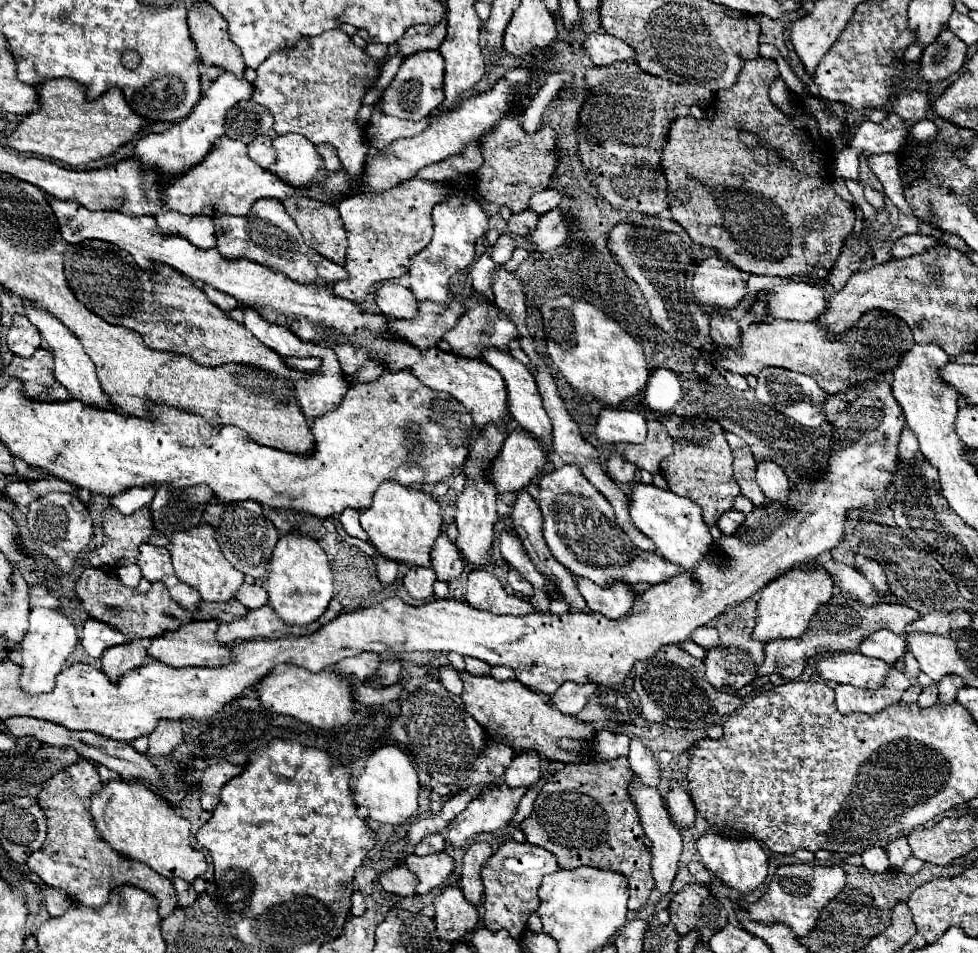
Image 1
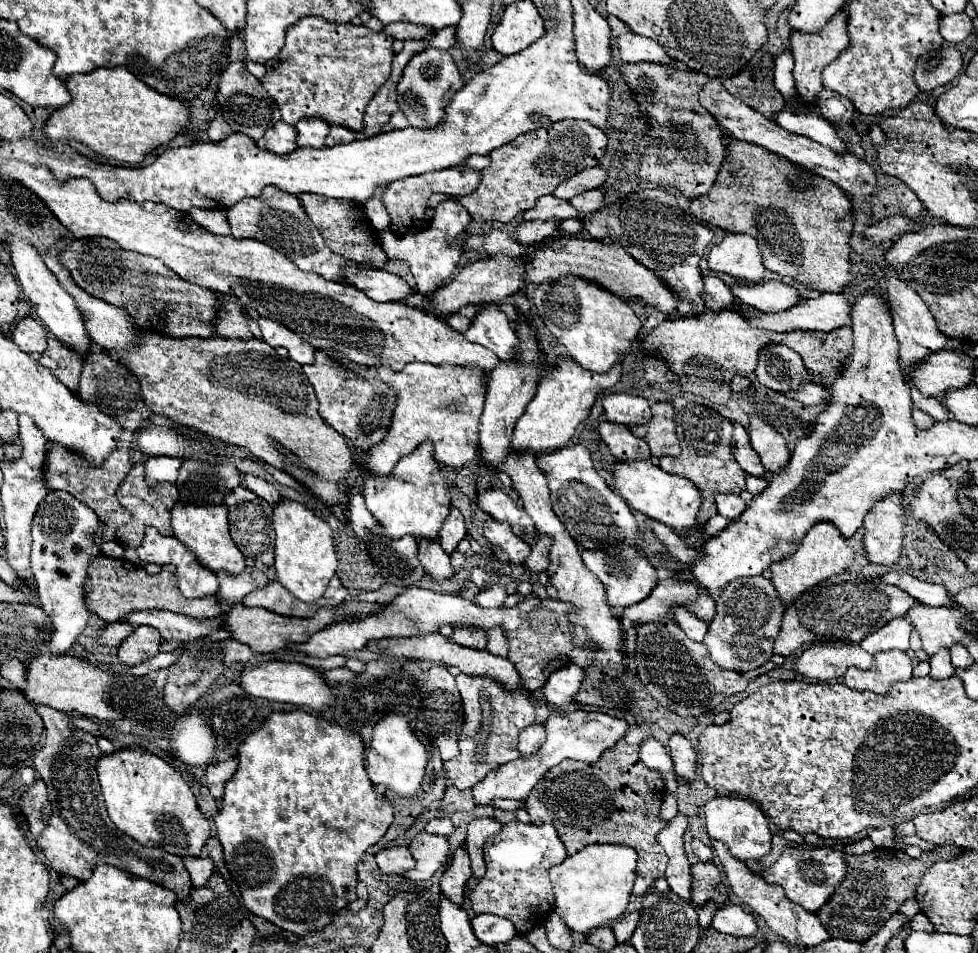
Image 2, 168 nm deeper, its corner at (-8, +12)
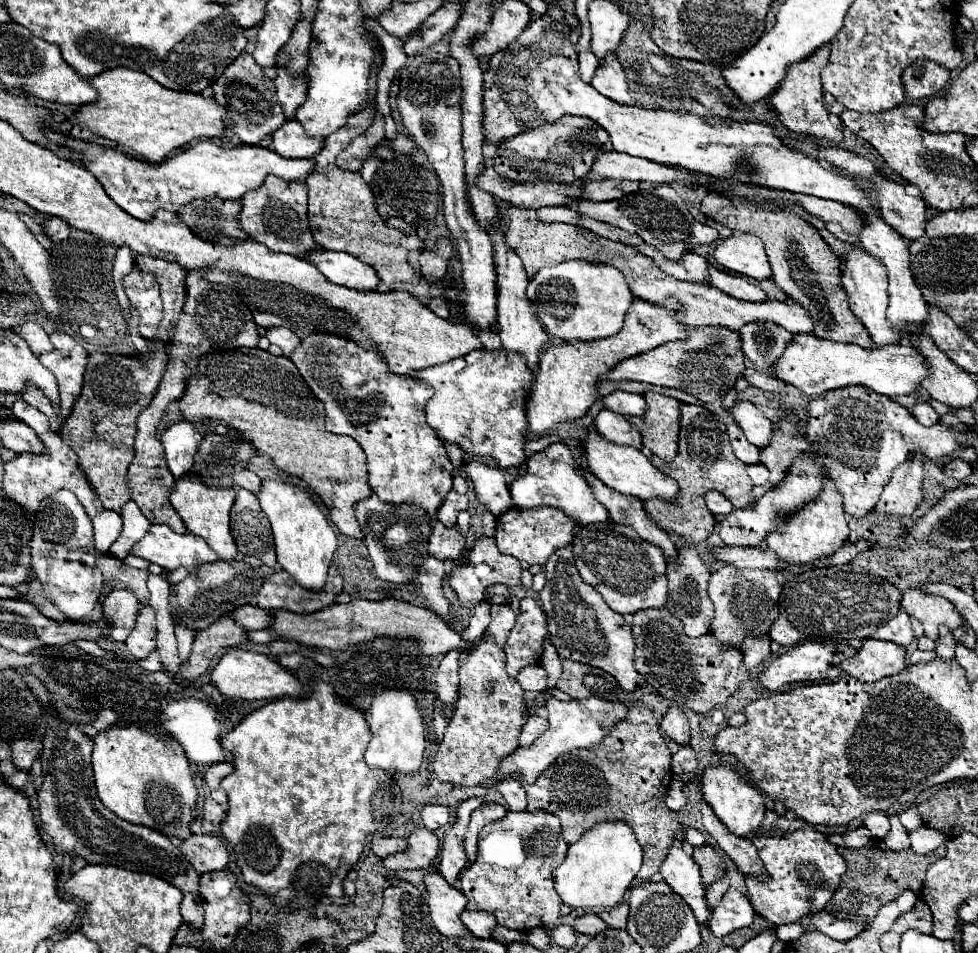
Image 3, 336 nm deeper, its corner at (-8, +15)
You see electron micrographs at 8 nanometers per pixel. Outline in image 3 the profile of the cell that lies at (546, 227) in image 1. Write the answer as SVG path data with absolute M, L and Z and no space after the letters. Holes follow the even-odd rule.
M599 179L599 181L589 181L583 187L583 195L589 201L611 201L619 199L627 193L637 193L639 183L635 181L613 181L613 179Z

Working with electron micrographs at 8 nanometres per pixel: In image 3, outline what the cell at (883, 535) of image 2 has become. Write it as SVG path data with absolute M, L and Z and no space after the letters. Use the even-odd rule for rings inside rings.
M911 457L911 461L905 461L899 465L899 469L893 471L893 477L885 485L875 511L895 517L911 517L917 505L923 501L921 481L923 457Z

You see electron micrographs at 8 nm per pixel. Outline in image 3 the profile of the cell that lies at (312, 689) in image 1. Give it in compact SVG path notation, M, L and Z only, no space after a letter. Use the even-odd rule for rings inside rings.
M233 649L221 657L221 661L217 663L217 667L211 673L211 683L227 699L261 701L261 699L279 699L279 697L303 695L301 683L289 671L285 671L275 659L271 659L267 655L253 653L253 651L243 651L243 649Z

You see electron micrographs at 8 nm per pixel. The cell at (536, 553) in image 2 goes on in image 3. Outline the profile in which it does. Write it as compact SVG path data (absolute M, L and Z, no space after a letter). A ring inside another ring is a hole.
M511 507L507 513L497 517L497 547L505 555L513 555L519 561L527 561L529 565L545 565L551 557L553 549L561 549L573 541L573 529L577 527L571 517L567 517L561 509L551 507L535 507L535 509L519 509Z

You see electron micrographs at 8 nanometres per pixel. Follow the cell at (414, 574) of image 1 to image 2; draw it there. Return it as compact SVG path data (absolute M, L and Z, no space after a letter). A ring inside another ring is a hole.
M419 540L419 562L425 568L425 574L433 580L441 582L453 576L453 568L449 564L449 554L435 540Z

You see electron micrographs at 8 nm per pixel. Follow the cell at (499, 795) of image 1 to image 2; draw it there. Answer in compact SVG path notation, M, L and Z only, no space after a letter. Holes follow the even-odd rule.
M577 710L577 712L571 712L569 716L551 712L549 720L545 722L545 728L547 728L547 740L531 758L517 758L515 762L503 764L497 770L489 772L485 776L485 780L475 784L473 796L475 796L477 806L491 806L495 798L525 800L529 796L529 792L537 786L537 782L545 776L545 772L567 758L583 760L583 762L597 762L599 754L603 750L613 748L613 744L617 744L625 736L629 724L621 718L615 718L615 716L597 712L597 710L595 712Z

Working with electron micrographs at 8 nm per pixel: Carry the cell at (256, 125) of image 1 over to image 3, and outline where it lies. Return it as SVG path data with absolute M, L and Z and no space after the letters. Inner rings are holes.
M241 53L215 81L213 85L213 97L215 101L229 111L229 117L233 119L231 131L245 143L245 145L257 145L265 135L271 135L279 125L283 125L287 119L283 115L283 109L277 101L275 83L263 75L263 67L255 63L251 55Z

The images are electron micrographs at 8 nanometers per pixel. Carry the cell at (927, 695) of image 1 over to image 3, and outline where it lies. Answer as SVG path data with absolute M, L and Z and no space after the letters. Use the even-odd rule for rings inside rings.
M945 625L939 627L939 639L935 641L935 651L937 651L937 657L941 659L953 659L955 655L955 639L953 639L953 633L951 629L947 629Z

